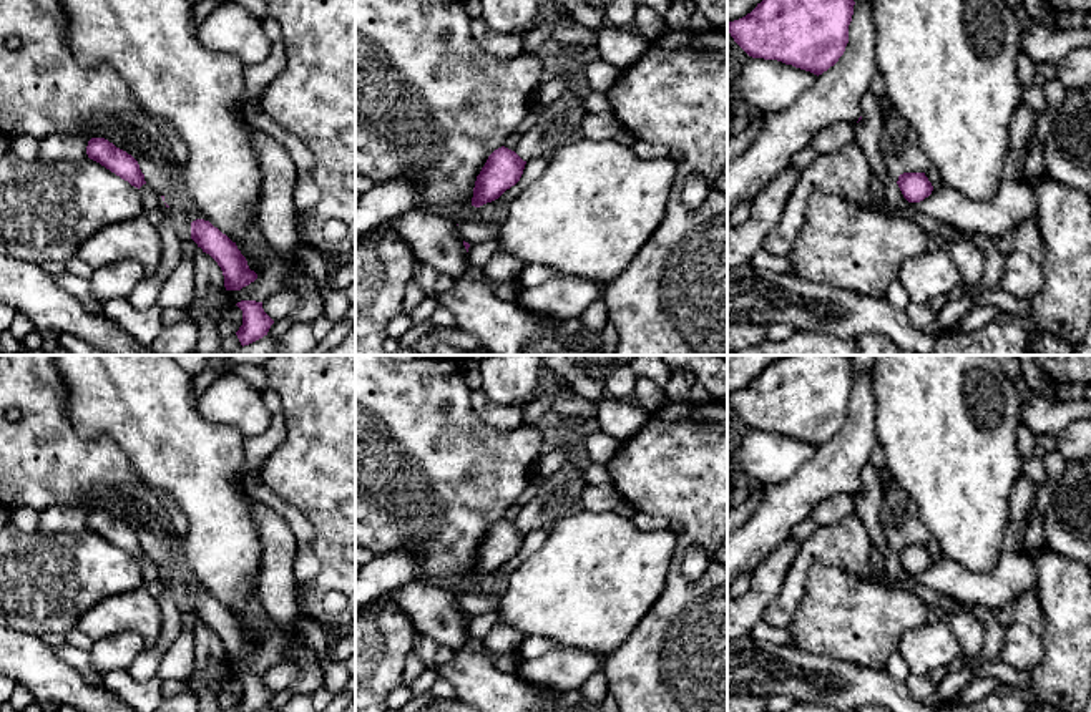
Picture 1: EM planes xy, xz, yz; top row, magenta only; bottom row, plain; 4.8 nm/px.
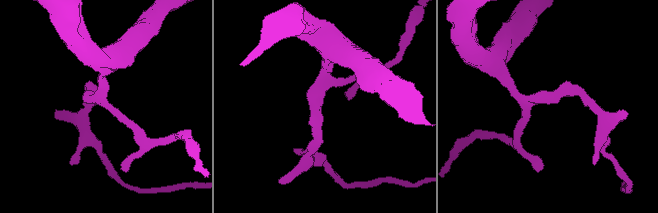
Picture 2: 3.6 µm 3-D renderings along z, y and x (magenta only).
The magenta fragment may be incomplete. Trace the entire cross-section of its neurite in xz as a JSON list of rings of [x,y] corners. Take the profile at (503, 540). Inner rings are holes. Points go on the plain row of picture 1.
[[[505,518],[495,521],[477,548],[472,578],[480,579],[498,571],[506,561],[520,553],[525,536],[526,533],[515,523]]]

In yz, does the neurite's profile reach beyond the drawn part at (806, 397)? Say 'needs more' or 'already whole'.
already whole

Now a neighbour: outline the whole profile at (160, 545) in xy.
[[[126,483],[96,488],[76,505],[91,510],[105,510],[116,519],[131,526],[149,559],[168,568],[181,558],[183,538],[171,531],[171,519],[161,501],[143,483]]]

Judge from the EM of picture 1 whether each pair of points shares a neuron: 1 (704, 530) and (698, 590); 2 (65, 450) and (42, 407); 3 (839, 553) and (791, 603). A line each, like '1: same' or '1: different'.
1: same
2: same
3: same

